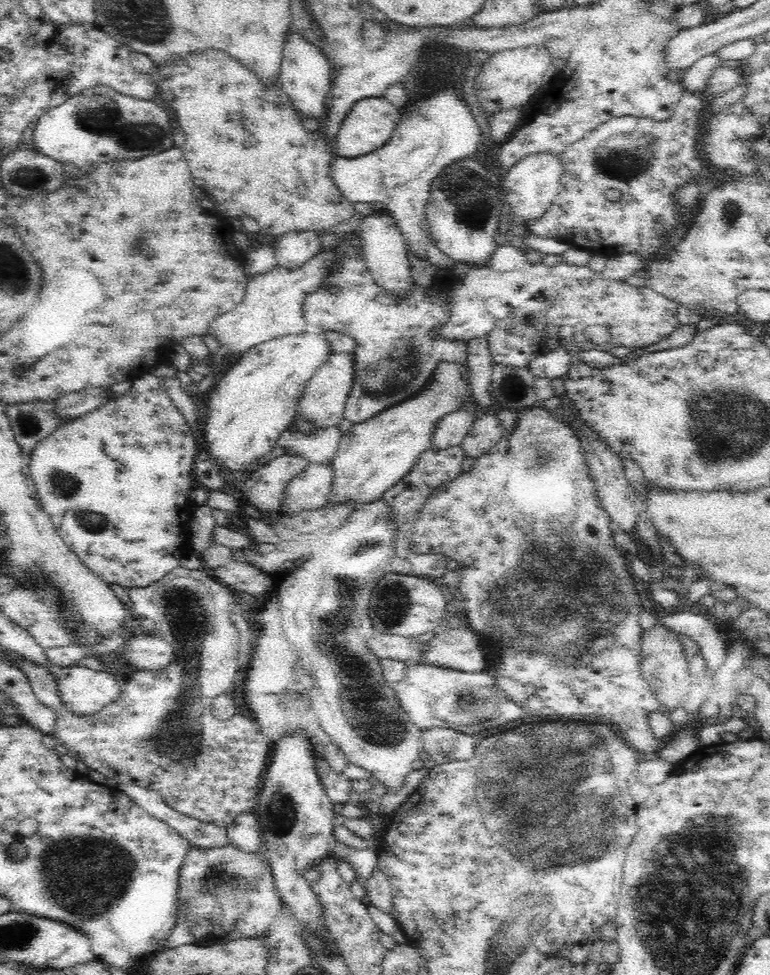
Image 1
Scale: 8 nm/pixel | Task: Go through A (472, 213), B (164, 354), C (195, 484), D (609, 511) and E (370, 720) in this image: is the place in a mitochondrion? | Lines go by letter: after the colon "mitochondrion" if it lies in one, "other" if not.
A: mitochondrion
B: other
C: other
D: other
E: mitochondrion

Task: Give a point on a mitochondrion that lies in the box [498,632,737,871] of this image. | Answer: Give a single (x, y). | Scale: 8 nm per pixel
(689, 841)

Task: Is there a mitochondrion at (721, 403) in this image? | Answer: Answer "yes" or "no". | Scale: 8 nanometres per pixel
yes

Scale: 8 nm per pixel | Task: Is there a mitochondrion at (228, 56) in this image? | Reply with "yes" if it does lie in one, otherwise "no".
no

